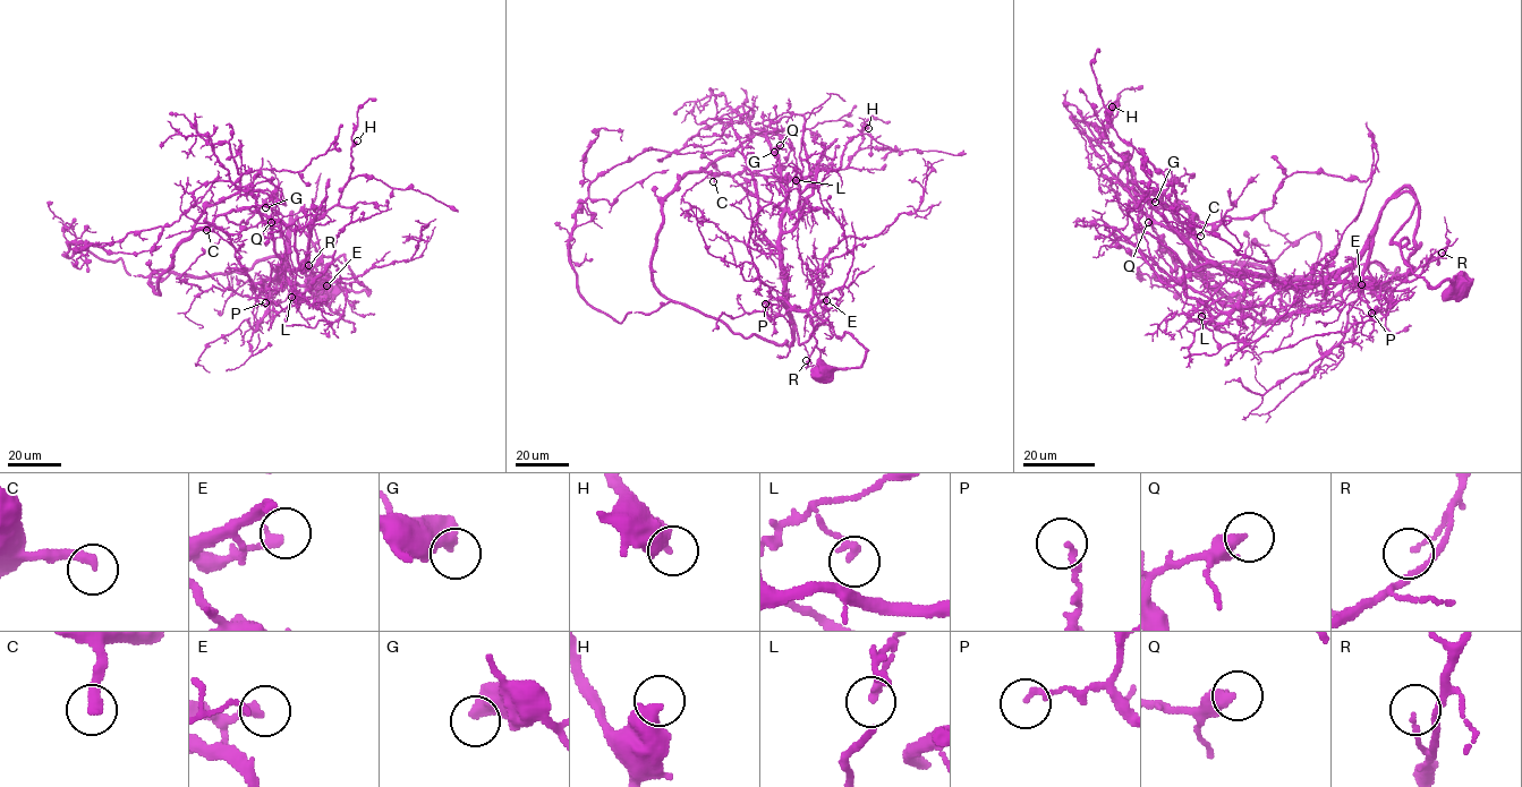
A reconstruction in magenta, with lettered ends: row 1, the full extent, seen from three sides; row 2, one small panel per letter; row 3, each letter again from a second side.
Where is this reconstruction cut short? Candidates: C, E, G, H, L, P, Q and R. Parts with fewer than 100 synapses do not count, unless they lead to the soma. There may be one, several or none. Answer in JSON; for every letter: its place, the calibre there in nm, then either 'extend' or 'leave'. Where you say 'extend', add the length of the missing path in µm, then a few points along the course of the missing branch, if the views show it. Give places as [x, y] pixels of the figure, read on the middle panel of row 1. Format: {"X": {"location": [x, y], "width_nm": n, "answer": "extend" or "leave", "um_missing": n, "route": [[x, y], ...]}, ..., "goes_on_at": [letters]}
{"C": {"location": [713, 181], "width_nm": 320, "answer": "extend", "um_missing": 60, "route": [[713, 181], [715, 221], [724, 236], [757, 261], [779, 253], [796, 261]]}, "E": {"location": [826, 300], "width_nm": 260, "answer": "leave"}, "G": {"location": [774, 152], "width_nm": 500, "answer": "leave"}, "H": {"location": [868, 128], "width_nm": 480, "answer": "leave"}, "L": {"location": [796, 180], "width_nm": 220, "answer": "leave"}, "P": {"location": [765, 304], "width_nm": 190, "answer": "leave"}, "Q": {"location": [780, 145], "width_nm": 440, "answer": "leave"}, "R": {"location": [806, 360], "width_nm": 110, "answer": "leave"}, "goes_on_at": ["C"]}

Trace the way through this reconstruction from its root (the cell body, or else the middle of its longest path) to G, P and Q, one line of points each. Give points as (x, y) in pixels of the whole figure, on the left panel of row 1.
G: (326, 293), (368, 290), (296, 216), (275, 268), (292, 293), (265, 207)
P: (326, 293), (368, 290), (342, 255), (333, 259), (317, 249), (296, 216), (283, 263), (266, 282), (265, 302)
Q: (326, 293), (368, 290), (342, 255), (317, 249), (296, 216), (278, 277), (280, 259), (263, 223), (271, 222)

